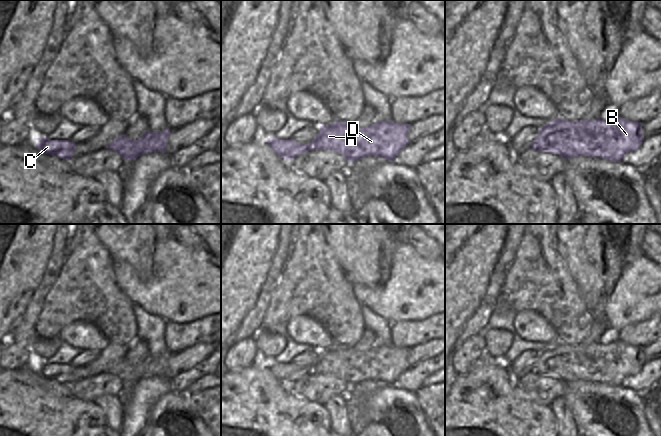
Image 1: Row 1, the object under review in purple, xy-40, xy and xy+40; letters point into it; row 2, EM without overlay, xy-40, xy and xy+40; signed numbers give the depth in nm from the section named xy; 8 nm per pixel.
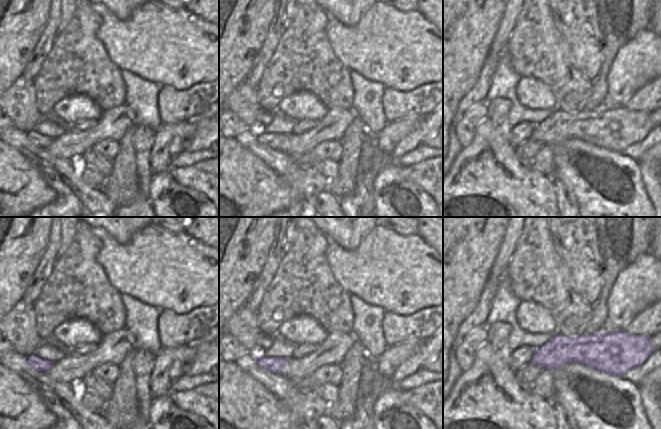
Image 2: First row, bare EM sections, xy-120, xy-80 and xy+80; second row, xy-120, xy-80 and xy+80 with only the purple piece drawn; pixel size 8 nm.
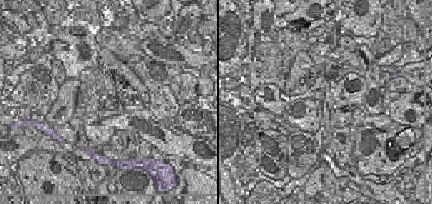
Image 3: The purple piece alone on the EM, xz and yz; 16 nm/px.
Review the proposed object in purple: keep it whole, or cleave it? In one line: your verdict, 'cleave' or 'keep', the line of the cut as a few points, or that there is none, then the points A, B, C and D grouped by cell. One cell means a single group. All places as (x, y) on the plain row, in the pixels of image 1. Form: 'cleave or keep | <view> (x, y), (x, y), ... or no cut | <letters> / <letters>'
keep | no cut | A B C D

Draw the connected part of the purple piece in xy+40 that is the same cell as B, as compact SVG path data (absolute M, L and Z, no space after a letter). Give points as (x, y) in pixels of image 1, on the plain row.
M619 340L575 346L557 342L540 352L528 372L557 378L566 384L587 380L620 386L627 376L637 374L643 365L642 348Z

